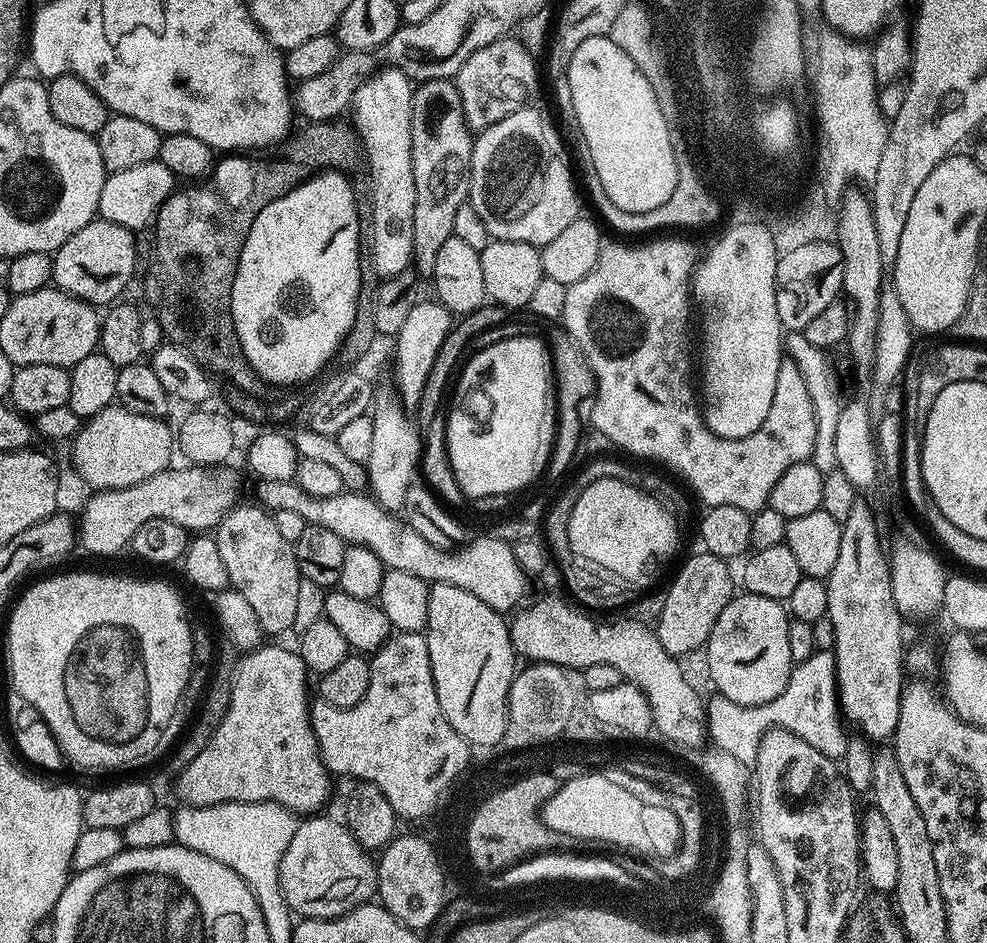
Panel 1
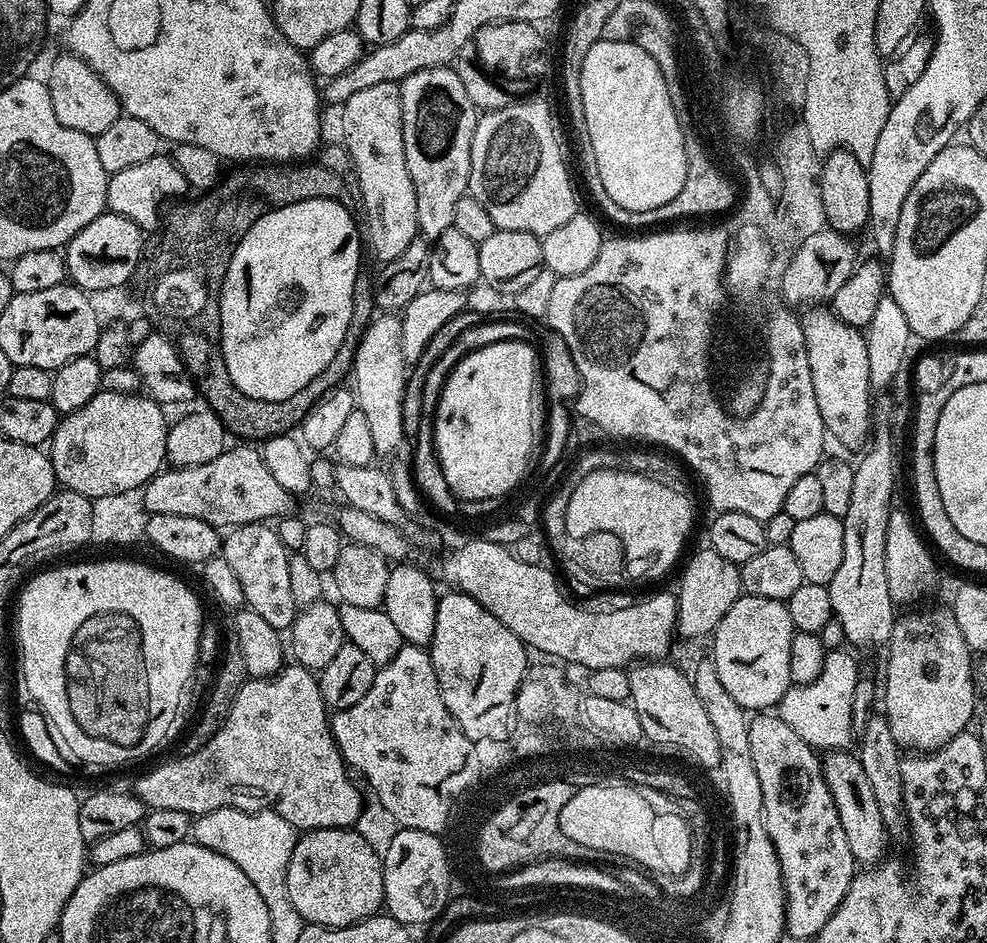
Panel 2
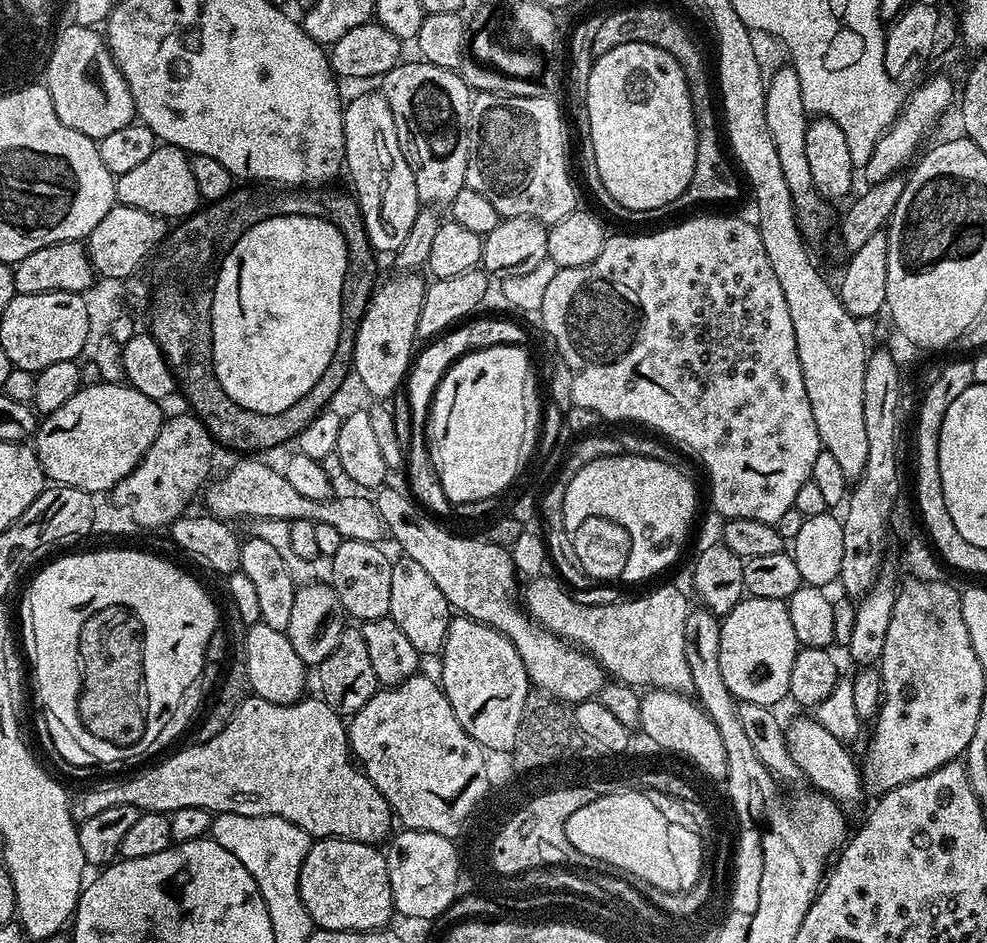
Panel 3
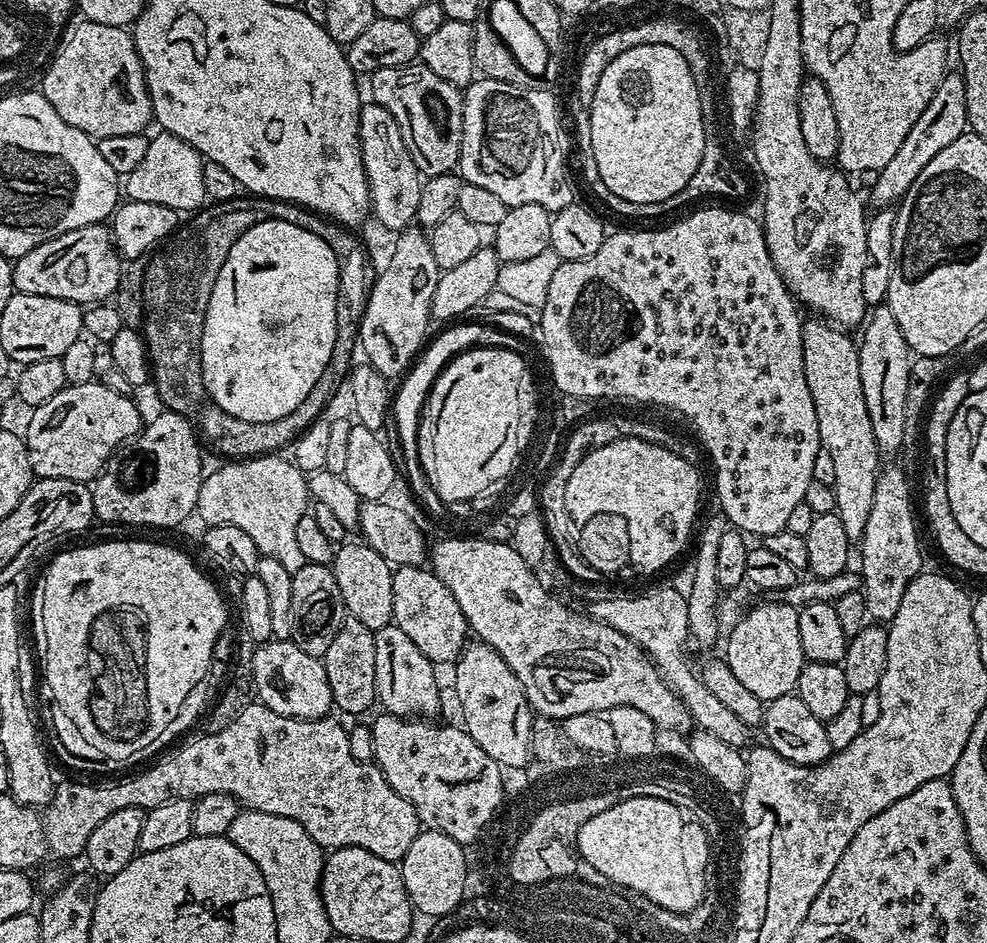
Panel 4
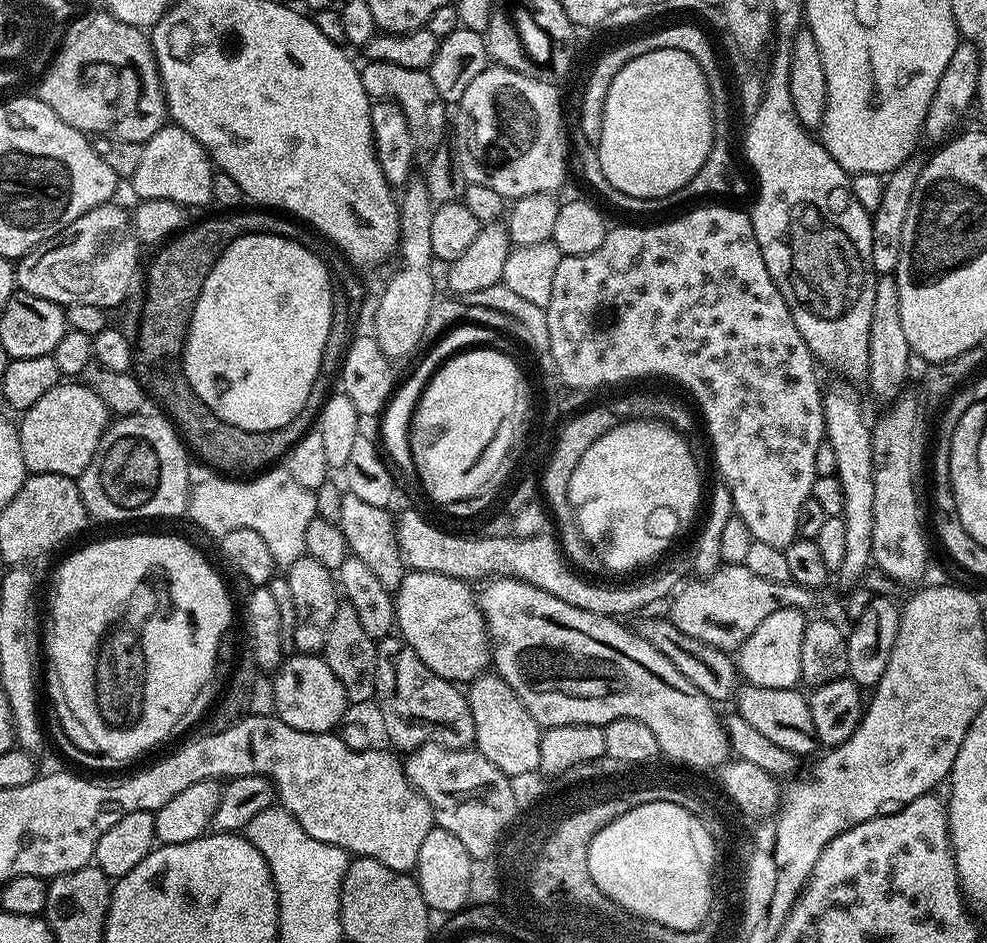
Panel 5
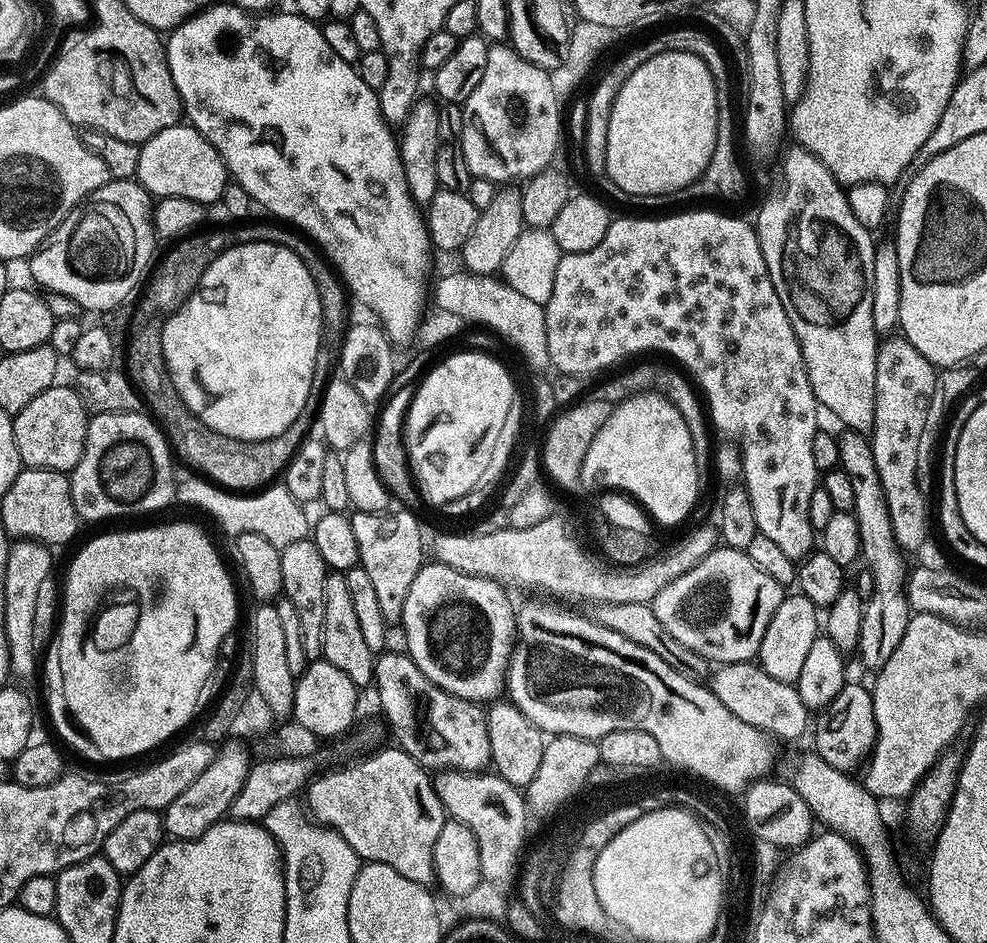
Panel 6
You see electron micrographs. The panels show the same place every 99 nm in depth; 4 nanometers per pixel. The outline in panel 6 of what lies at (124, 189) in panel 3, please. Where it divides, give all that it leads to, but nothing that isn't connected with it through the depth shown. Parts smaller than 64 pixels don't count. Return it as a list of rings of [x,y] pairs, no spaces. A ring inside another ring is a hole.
[[[187,122],[170,126],[140,145],[135,179],[153,198],[194,198],[194,202],[205,206],[219,202],[230,182],[228,168],[218,150],[214,150],[214,146],[210,146],[210,142]]]

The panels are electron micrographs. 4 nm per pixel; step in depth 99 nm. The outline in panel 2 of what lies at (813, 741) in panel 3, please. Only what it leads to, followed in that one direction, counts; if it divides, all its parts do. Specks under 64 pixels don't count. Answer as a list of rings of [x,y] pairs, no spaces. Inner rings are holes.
[[[848,750],[829,752],[823,757],[822,763],[826,786],[830,786],[830,794],[834,798],[834,804],[838,806],[842,830],[846,830],[846,842],[850,842],[850,854],[854,854],[857,865],[860,866],[875,866],[881,863],[886,856],[884,851],[888,848],[890,835],[882,822],[882,810],[878,810],[878,801],[874,799],[870,781],[866,778],[866,770],[862,770],[859,755]]]

